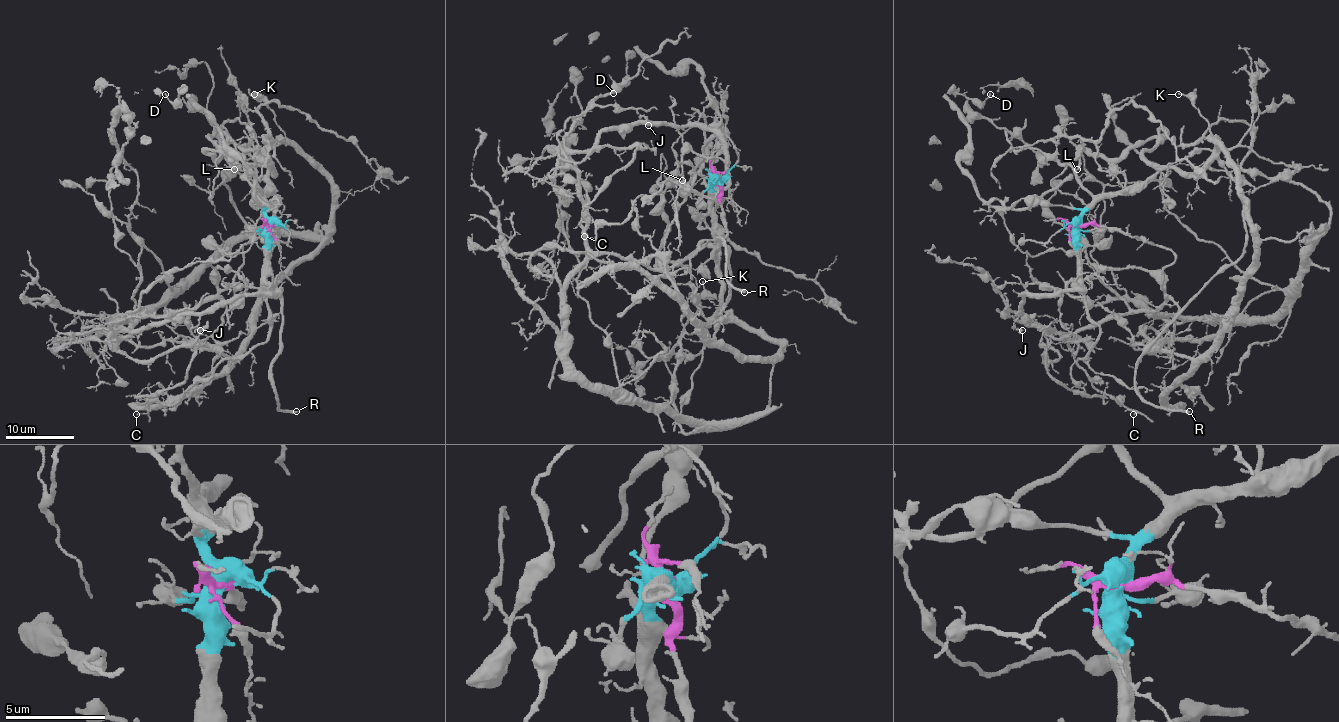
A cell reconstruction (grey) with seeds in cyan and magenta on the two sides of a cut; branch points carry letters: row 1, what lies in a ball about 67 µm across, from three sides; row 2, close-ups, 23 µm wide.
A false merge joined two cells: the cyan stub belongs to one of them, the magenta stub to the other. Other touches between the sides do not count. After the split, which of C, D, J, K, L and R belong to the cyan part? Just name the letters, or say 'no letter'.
C, D, J, K, L, R

